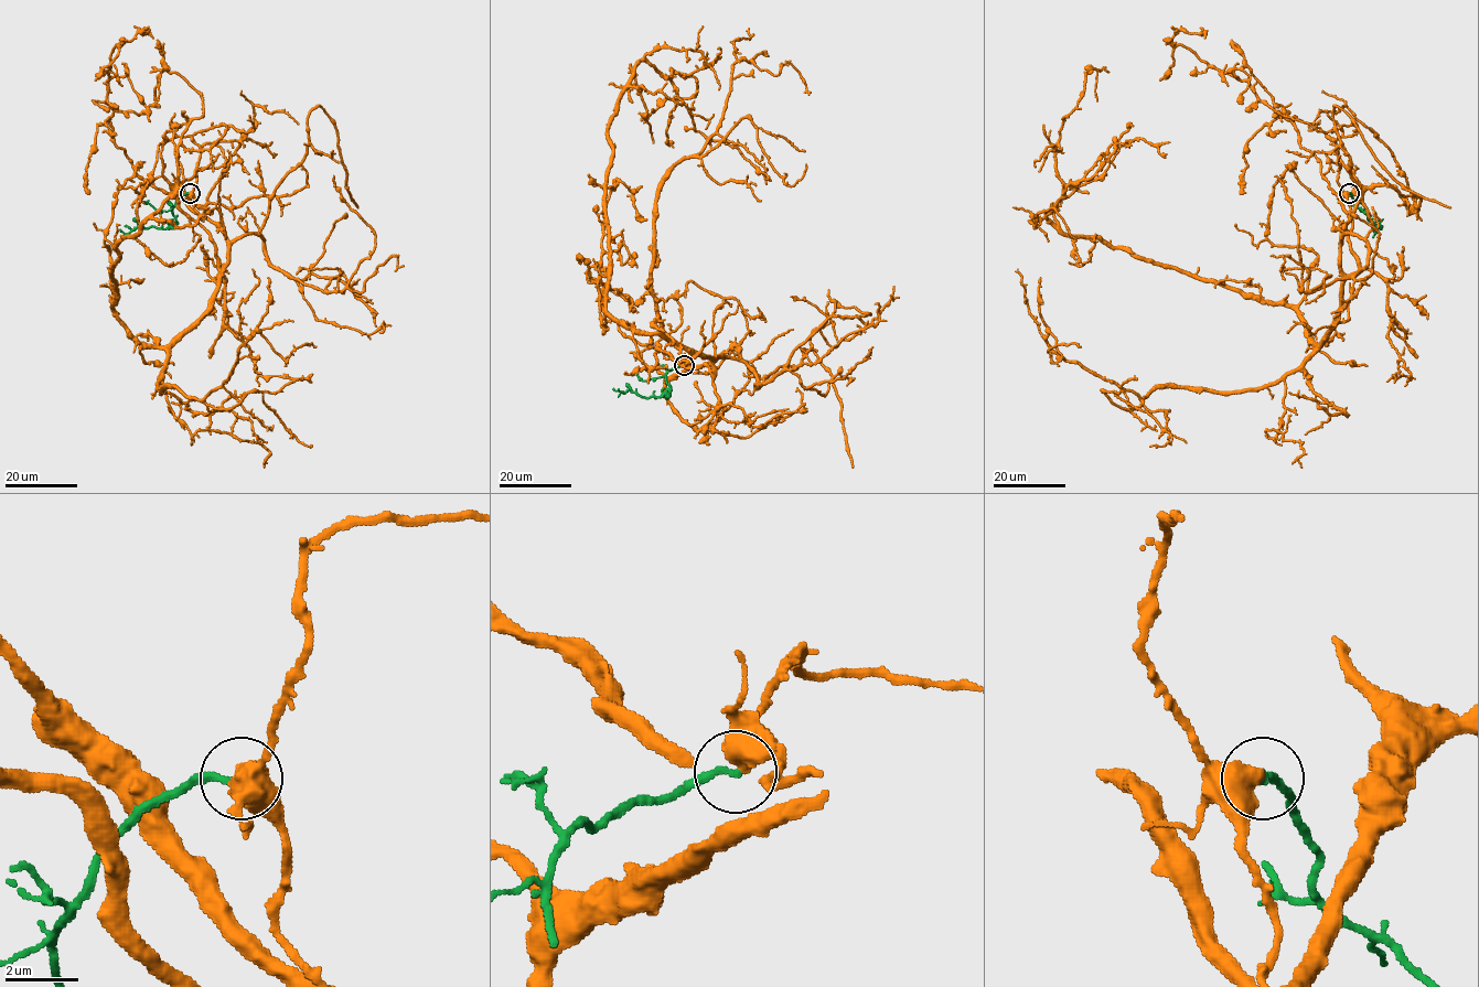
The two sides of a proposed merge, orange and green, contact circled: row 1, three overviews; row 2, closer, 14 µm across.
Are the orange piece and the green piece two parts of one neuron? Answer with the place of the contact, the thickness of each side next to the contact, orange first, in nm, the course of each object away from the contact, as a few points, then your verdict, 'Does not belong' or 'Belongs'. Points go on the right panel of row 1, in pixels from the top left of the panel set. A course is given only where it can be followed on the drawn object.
Place: (1349, 193). Thickness 600 nm (orange) against 240 nm. Course of orange: (1349, 193), (1339, 315), (1318, 345), (1290, 307), (1047, 218), (1063, 192), (1062, 118), (1093, 68), (1097, 100). Course of green: (1349, 193), (1357, 206), (1381, 226), (1373, 228), (1374, 233), (1372, 229). Does not belong

